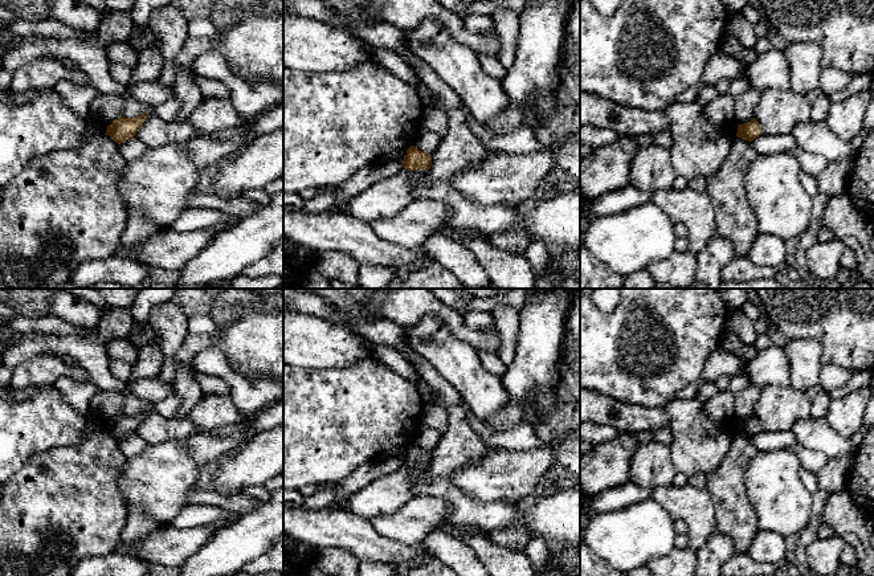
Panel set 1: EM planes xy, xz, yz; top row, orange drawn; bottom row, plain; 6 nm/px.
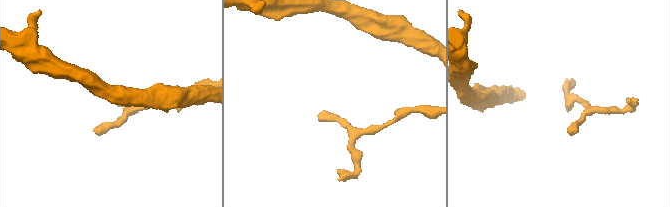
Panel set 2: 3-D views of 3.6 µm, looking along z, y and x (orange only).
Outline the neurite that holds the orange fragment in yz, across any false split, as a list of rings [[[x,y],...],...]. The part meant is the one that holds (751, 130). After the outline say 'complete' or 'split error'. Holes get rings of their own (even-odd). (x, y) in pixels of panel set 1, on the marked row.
[[[756,118],[751,119],[747,123],[738,124],[738,132],[736,132],[738,138],[743,138],[743,139],[746,139],[748,142],[752,142],[760,134],[763,134],[763,131],[761,131],[761,127],[760,127]]]; complete

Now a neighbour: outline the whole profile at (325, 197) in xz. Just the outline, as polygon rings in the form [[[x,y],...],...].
[[[323,187],[318,188],[318,193],[305,200],[302,209],[306,213],[320,213],[332,205],[335,196],[336,196],[338,187]]]

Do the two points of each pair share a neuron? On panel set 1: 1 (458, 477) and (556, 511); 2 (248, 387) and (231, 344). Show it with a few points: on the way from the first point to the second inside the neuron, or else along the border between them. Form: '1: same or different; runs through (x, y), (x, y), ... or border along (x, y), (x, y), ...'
1: different; border along (487, 502), (506, 501), (519, 503)
2: different; border along (199, 354), (216, 347), (229, 362)

